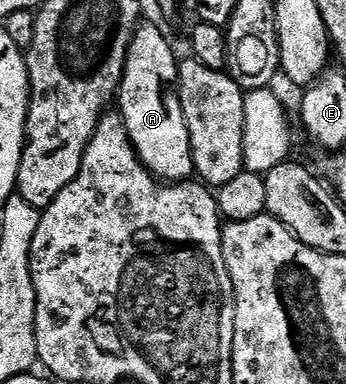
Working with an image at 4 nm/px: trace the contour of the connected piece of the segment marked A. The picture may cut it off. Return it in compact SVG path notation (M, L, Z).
M148 22L136 29L126 58L124 77L118 93L118 111L130 134L140 161L153 176L164 182L184 182L193 175L190 134L182 114L182 102L174 87L178 56L172 53L168 40Z

